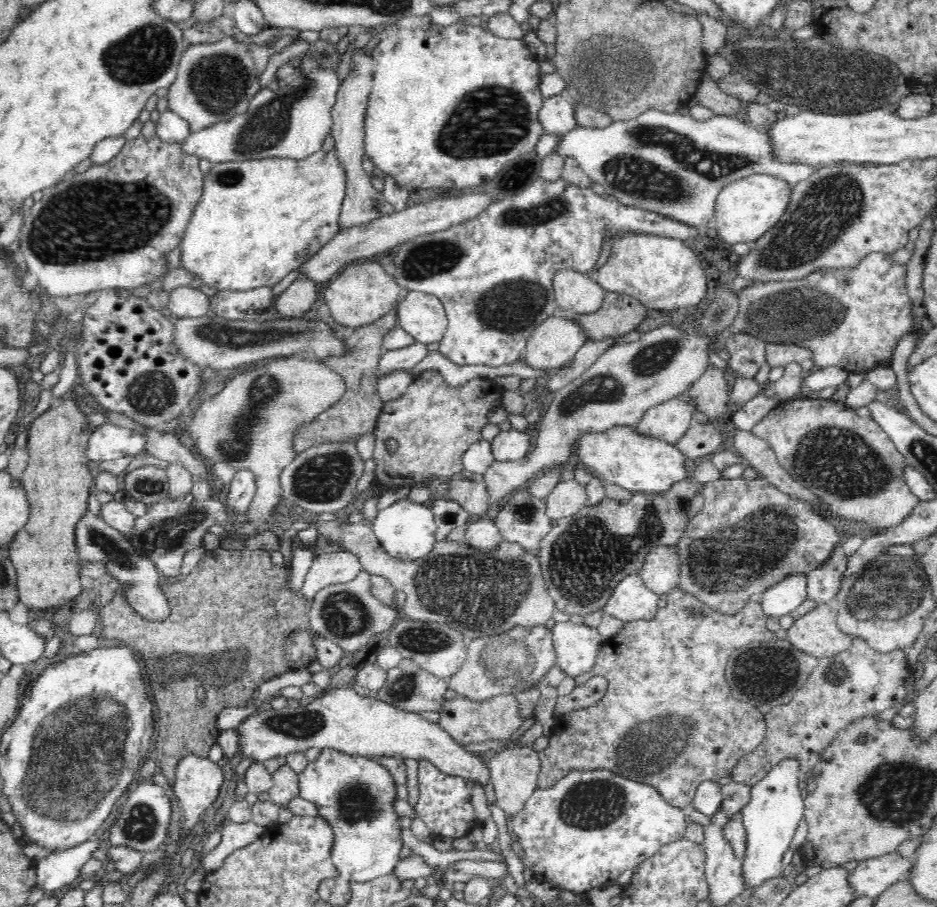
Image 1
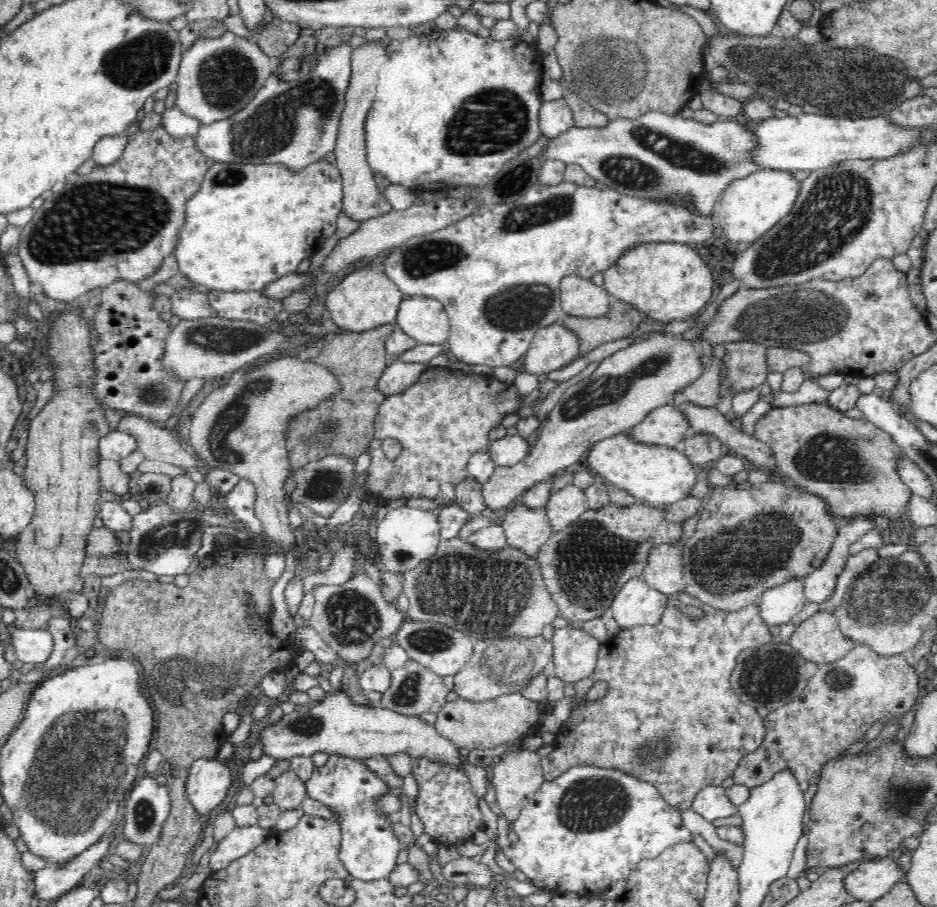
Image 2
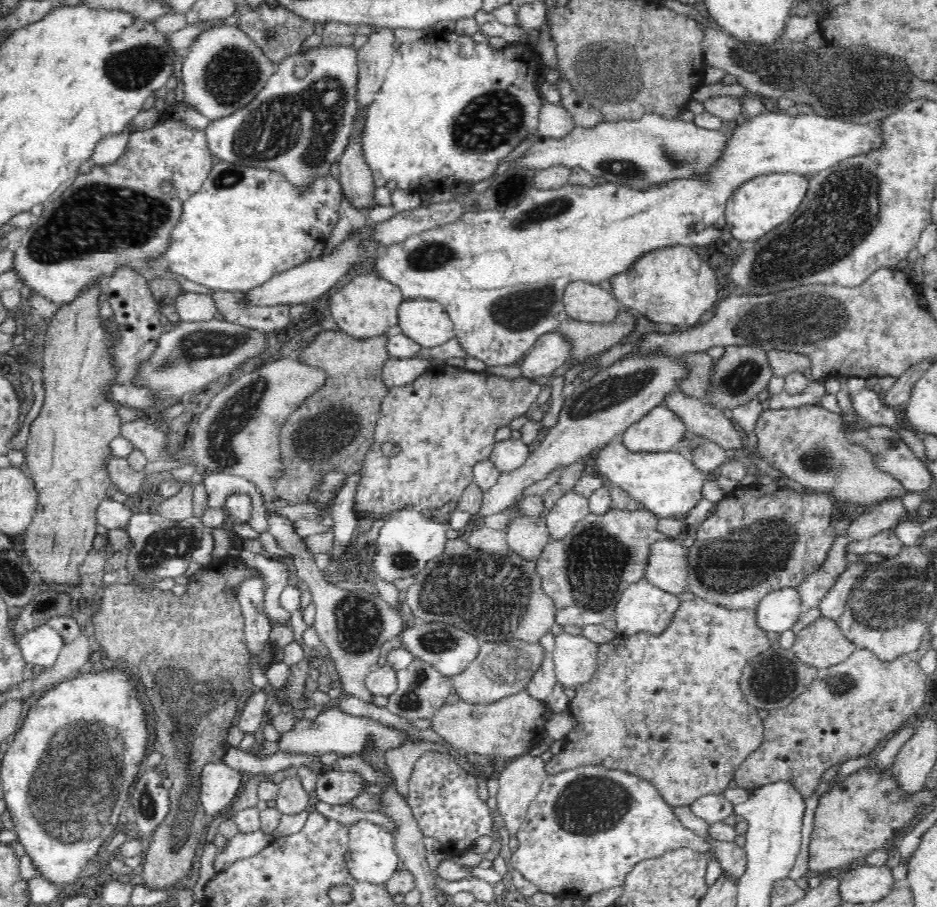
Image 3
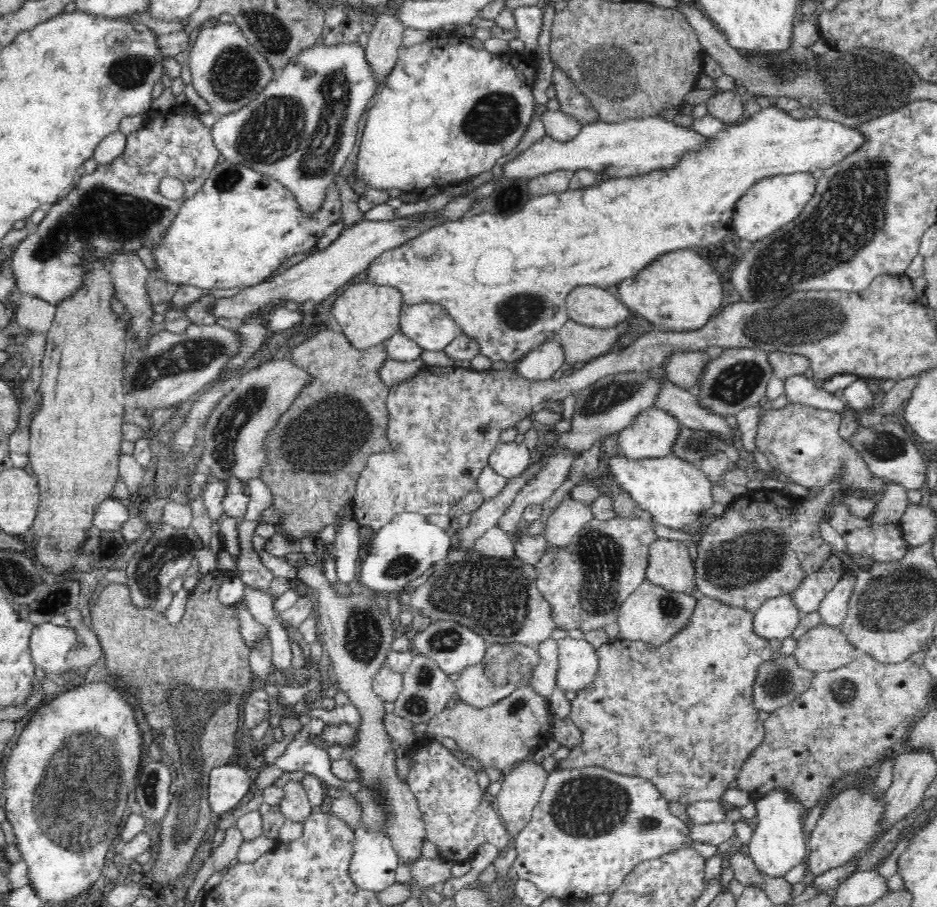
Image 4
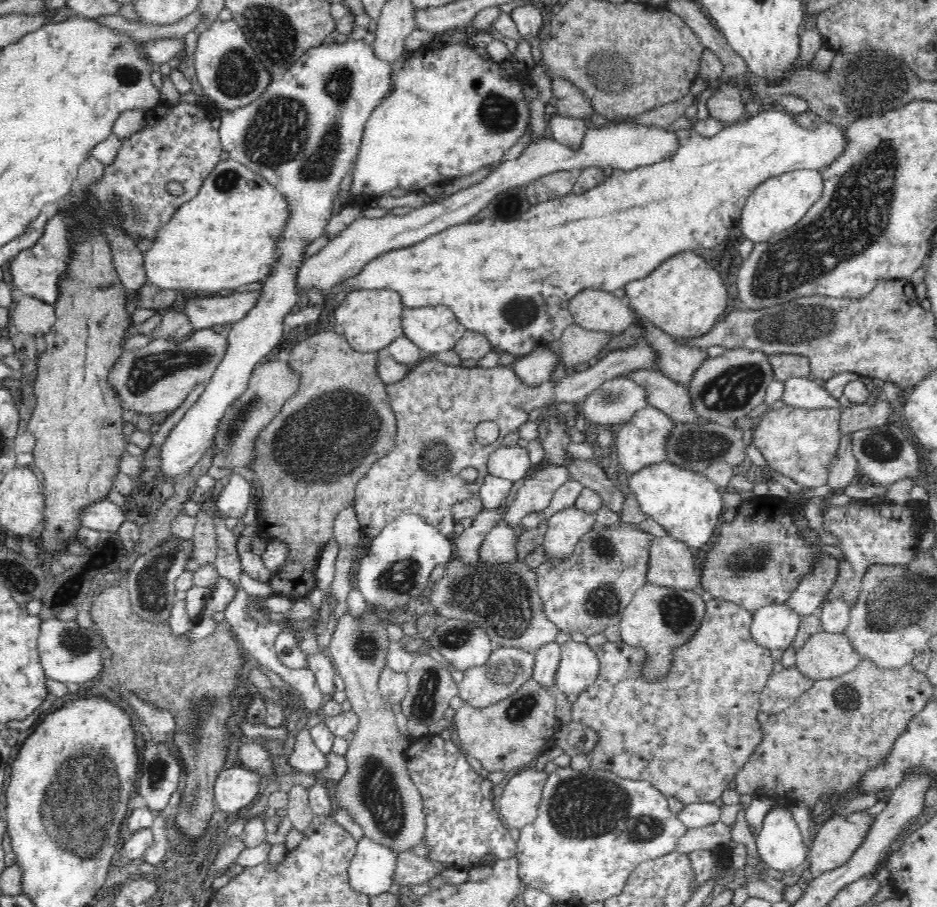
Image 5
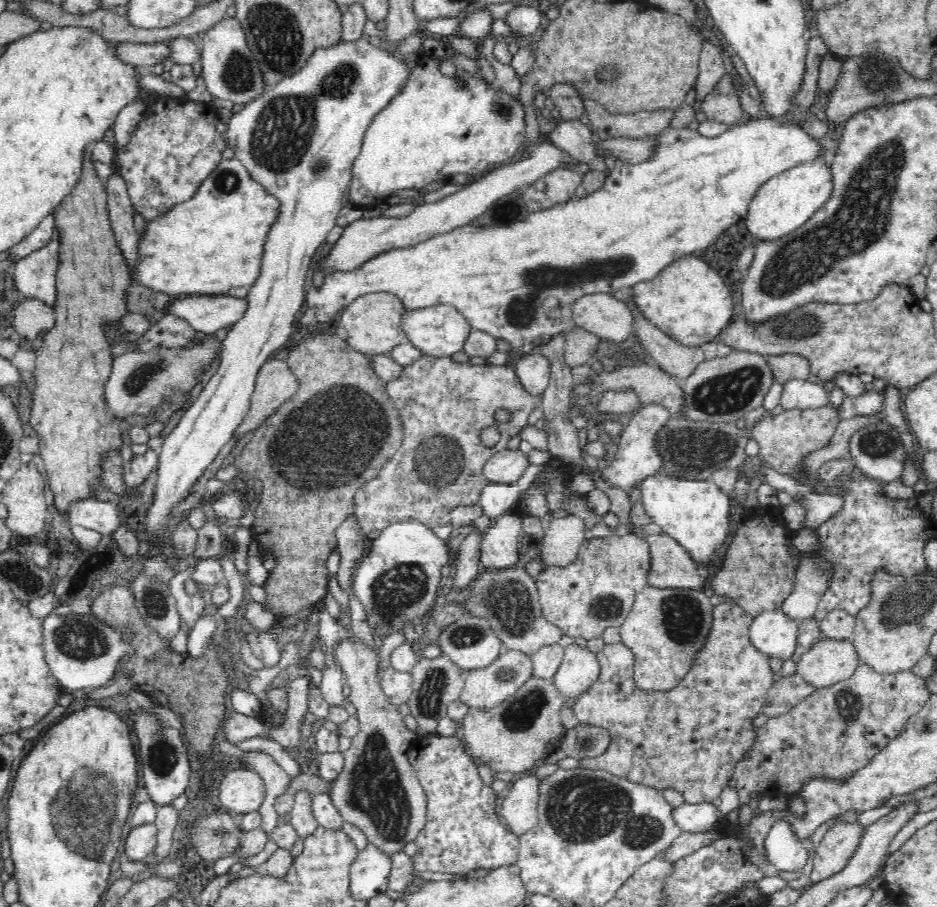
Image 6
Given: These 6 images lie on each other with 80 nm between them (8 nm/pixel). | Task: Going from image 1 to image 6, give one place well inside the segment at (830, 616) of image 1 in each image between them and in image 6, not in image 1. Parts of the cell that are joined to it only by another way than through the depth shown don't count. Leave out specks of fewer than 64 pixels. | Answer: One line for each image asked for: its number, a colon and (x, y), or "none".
2: (819, 639)
3: (820, 644)
4: (823, 648)
5: (823, 655)
6: (828, 660)

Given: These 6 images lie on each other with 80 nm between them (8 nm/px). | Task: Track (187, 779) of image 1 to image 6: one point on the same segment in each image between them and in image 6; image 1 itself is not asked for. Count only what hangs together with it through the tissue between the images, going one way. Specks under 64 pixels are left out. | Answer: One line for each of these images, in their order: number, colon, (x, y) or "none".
2: (207, 781)
3: (217, 784)
4: (227, 785)
5: (234, 788)
6: (241, 790)

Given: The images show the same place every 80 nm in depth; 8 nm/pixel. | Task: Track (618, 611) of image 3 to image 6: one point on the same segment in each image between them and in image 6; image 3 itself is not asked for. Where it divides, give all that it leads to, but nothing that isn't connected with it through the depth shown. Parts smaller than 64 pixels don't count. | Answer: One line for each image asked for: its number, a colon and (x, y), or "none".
4: (650, 613)
5: (657, 618)
6: (665, 627)

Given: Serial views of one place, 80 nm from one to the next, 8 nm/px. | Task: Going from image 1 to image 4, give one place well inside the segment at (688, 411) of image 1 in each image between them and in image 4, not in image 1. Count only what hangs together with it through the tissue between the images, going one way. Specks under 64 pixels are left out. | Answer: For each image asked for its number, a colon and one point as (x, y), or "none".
2: (666, 425)
3: (661, 429)
4: (653, 433)

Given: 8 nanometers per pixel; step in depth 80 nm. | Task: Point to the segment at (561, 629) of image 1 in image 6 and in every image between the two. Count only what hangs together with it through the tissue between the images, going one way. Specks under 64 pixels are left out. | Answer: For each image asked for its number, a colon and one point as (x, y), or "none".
2: (575, 652)
3: (574, 658)
4: (578, 663)
5: (578, 668)
6: (579, 668)

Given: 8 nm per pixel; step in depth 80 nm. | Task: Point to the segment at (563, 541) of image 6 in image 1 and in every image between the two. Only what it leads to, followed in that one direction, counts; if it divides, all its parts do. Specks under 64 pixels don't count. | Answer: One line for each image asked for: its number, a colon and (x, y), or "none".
1: (568, 496)
2: (568, 503)
3: (570, 507)
4: (571, 514)
5: (563, 530)

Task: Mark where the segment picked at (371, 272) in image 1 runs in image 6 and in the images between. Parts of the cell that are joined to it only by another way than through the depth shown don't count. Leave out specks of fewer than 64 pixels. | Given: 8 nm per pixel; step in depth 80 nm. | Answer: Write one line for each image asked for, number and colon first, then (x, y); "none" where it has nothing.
2: (364, 299)
3: (368, 305)
4: (368, 312)
5: (371, 318)
6: (373, 321)

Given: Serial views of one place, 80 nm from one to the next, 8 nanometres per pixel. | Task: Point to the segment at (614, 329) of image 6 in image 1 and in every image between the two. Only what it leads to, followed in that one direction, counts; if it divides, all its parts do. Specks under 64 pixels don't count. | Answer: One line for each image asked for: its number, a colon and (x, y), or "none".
1: (574, 290)
2: (579, 296)
3: (584, 301)
4: (592, 306)
5: (594, 309)

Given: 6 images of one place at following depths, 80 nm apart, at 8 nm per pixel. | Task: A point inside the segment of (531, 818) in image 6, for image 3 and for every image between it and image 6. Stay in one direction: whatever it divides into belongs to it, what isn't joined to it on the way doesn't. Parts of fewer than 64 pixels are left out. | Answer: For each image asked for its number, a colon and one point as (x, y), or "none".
3: (519, 779)
4: (520, 790)
5: (521, 792)

